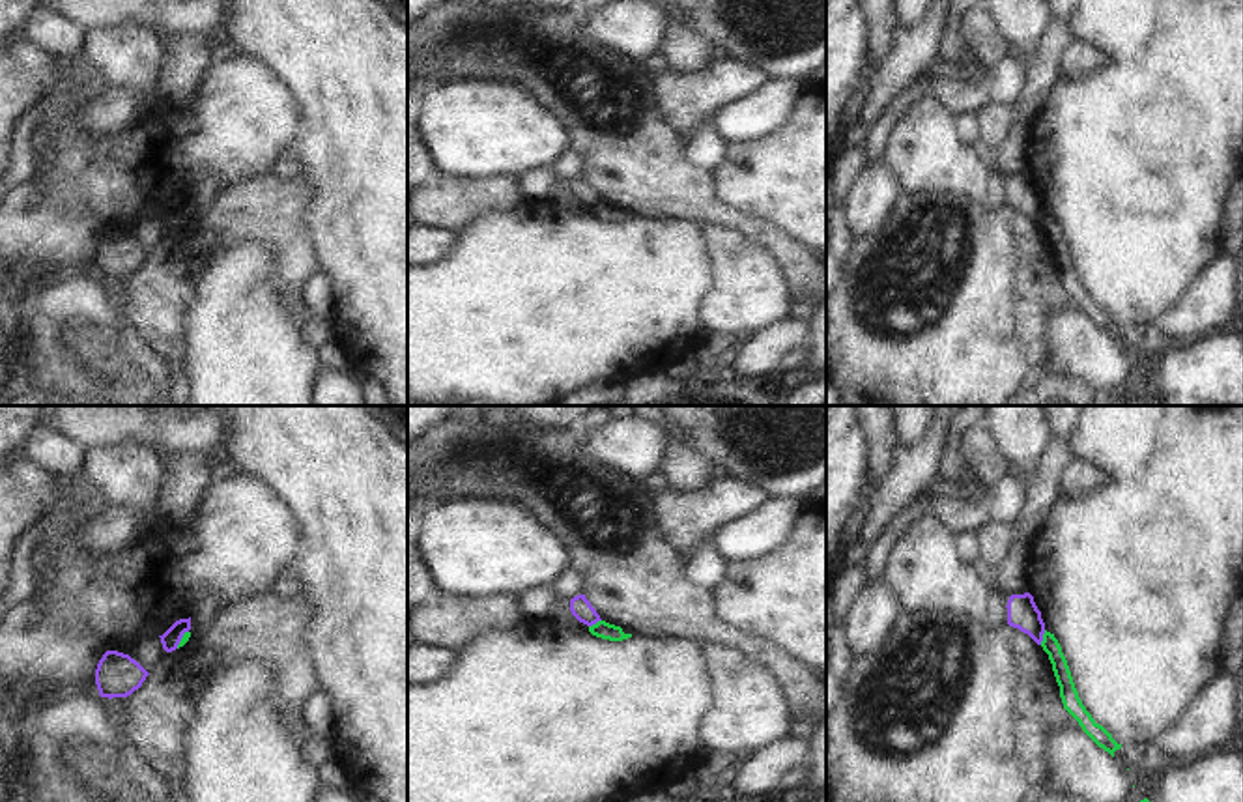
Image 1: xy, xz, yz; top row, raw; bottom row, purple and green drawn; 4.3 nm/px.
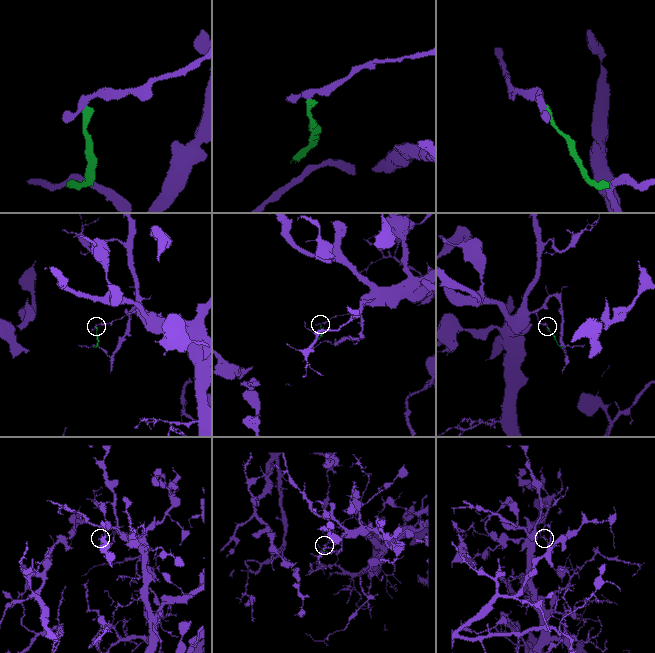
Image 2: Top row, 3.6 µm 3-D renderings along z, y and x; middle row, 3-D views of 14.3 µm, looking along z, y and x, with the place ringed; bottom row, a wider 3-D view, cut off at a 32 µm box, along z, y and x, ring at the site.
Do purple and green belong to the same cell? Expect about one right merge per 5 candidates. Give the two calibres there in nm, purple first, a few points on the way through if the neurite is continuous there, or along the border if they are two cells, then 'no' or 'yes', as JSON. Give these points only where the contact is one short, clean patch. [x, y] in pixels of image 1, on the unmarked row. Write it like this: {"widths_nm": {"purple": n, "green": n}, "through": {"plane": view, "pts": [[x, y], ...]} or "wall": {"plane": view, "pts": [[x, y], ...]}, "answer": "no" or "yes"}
{"widths_nm": {"purple": 140, "green": 70}, "wall": {"plane": "yz", "pts": [[1045, 212], [1040, 225]]}, "answer": "no"}

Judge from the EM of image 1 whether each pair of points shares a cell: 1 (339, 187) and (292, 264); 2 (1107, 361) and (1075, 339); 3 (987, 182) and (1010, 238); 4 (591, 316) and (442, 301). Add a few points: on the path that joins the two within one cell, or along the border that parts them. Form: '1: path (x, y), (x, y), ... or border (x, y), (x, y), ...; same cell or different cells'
1: border (313, 186), (309, 225), (324, 270); different cells
2: path (1100, 361), (1083, 346); same cell
3: border (959, 195), (991, 212), (1008, 208); different cells
4: path (554, 315), (479, 315); same cell

